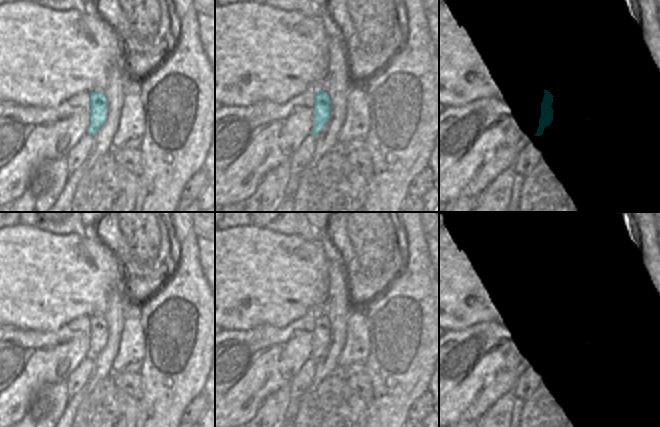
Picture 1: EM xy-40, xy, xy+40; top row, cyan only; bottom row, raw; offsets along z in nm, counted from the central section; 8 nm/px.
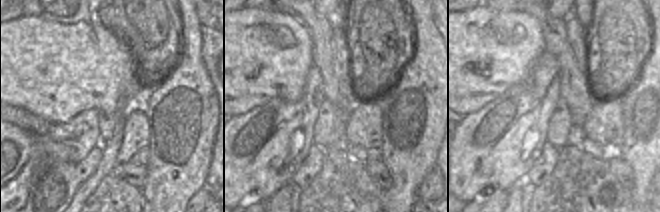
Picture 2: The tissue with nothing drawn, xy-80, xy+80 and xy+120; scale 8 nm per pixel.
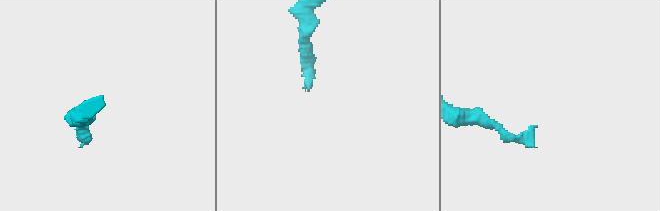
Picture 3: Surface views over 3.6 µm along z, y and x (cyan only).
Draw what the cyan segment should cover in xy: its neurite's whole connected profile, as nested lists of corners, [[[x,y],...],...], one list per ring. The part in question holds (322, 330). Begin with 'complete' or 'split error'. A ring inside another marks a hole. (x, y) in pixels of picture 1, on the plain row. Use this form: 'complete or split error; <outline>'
split error; [[[319,314],[315,320],[313,332],[313,345],[309,358],[317,360],[327,348],[331,341],[331,323],[324,314]]]

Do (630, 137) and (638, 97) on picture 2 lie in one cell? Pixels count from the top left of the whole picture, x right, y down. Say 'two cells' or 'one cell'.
one cell

